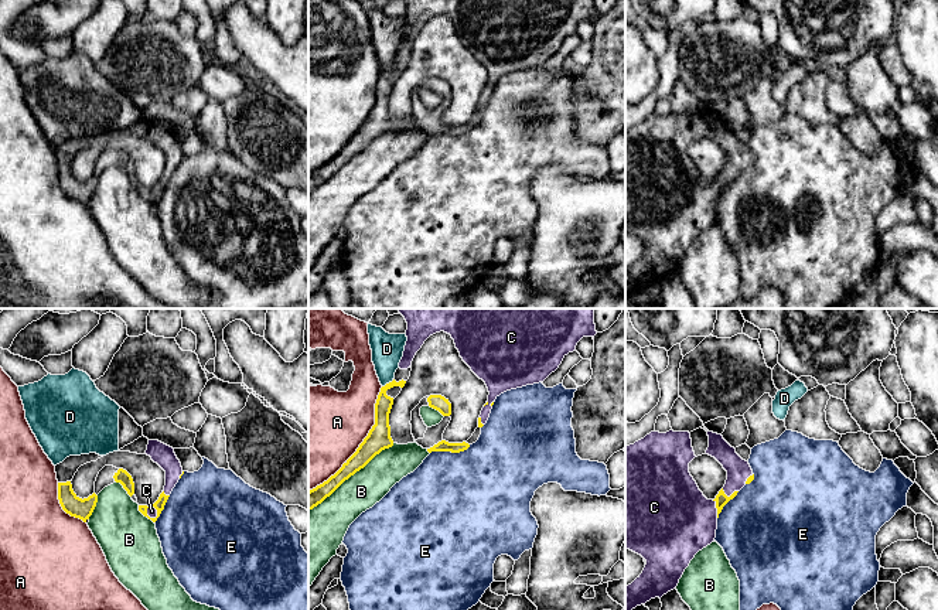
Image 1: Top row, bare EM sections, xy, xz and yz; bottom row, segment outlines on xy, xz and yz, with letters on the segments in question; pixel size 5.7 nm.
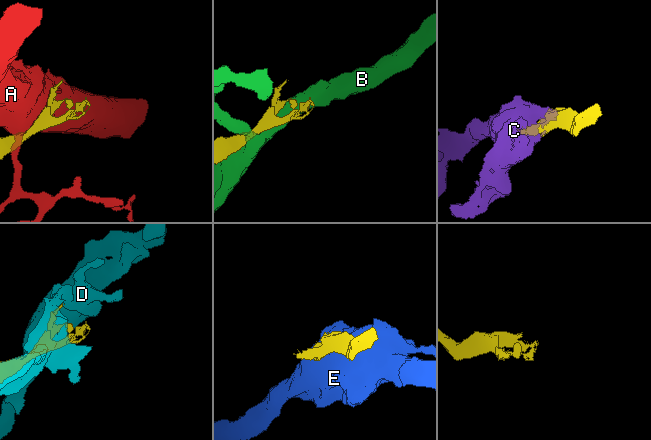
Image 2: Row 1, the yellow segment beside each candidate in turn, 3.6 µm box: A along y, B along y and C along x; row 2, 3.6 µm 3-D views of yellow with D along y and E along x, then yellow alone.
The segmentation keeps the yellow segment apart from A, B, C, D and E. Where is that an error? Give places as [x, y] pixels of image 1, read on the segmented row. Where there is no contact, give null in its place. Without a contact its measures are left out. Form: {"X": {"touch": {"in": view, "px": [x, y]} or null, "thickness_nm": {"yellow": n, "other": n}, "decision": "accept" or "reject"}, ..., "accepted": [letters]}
{"A": {"touch": {"in": "xz", "px": [361, 443]}, "thickness_nm": {"yellow": 140, "other": 460}, "decision": "reject"}, "B": {"touch": {"in": "xz", "px": [351, 474]}, "thickness_nm": {"yellow": 130, "other": 220}, "decision": "reject"}, "C": {"touch": {"in": "yz", "px": [716, 507]}, "thickness_nm": {"yellow": 70, "other": 440}, "decision": "accept"}, "D": {"touch": {"in": "xz", "px": [389, 382]}, "thickness_nm": {"yellow": 100, "other": 180}, "decision": "reject"}, "E": {"touch": {"in": "xz", "px": [450, 450]}, "thickness_nm": {"yellow": 60, "other": 480}, "decision": "reject"}, "accepted": ["C"]}

